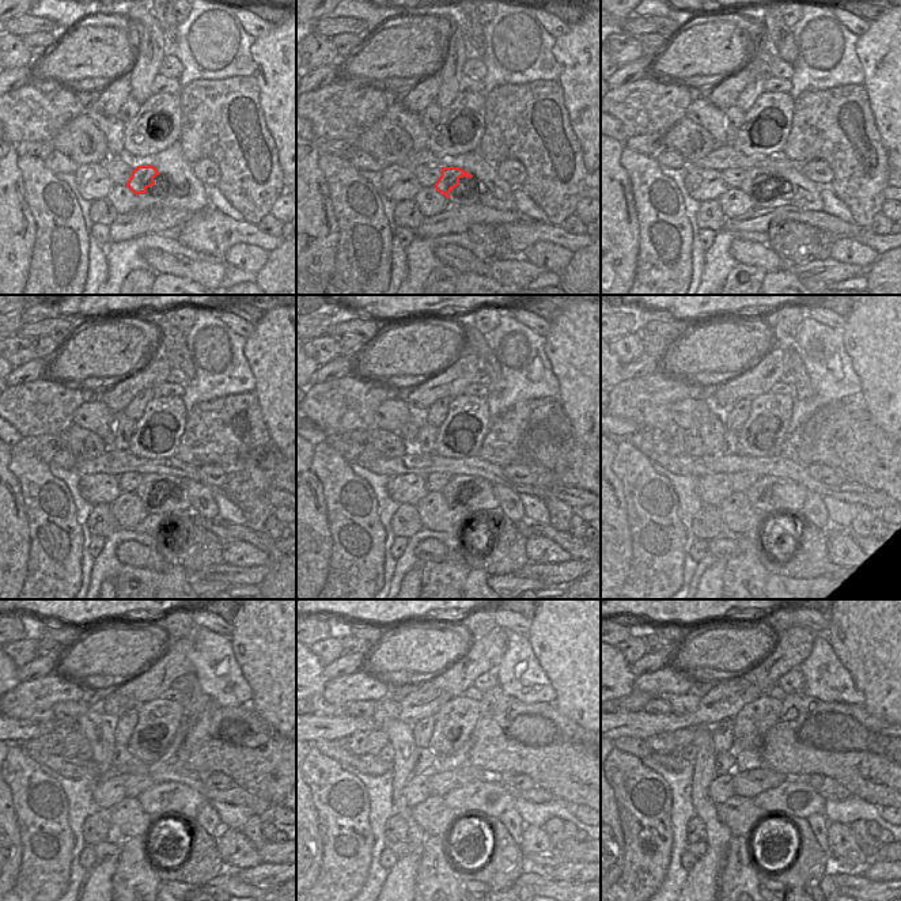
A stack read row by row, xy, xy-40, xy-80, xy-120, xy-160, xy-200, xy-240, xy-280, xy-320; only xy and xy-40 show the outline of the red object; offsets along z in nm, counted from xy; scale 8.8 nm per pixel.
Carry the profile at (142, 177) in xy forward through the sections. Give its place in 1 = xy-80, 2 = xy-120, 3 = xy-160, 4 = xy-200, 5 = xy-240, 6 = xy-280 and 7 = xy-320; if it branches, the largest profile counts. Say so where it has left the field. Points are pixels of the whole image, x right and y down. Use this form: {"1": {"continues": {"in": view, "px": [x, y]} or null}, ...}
{"1": {"continues": {"in": "xy-80", "px": [754, 178]}}, "2": {"continues": {"in": "xy-120", "px": [174, 498]}}, "3": {"continues": {"in": "xy-160", "px": [470, 495]}}, "4": {"continues": {"in": "xy-200", "px": [768, 495]}}, "5": {"continues": {"in": "xy-240", "px": [169, 798]}}, "6": {"continues": {"in": "xy-280", "px": [491, 799]}}, "7": {"continues": {"in": "xy-320", "px": [794, 798]}}}

